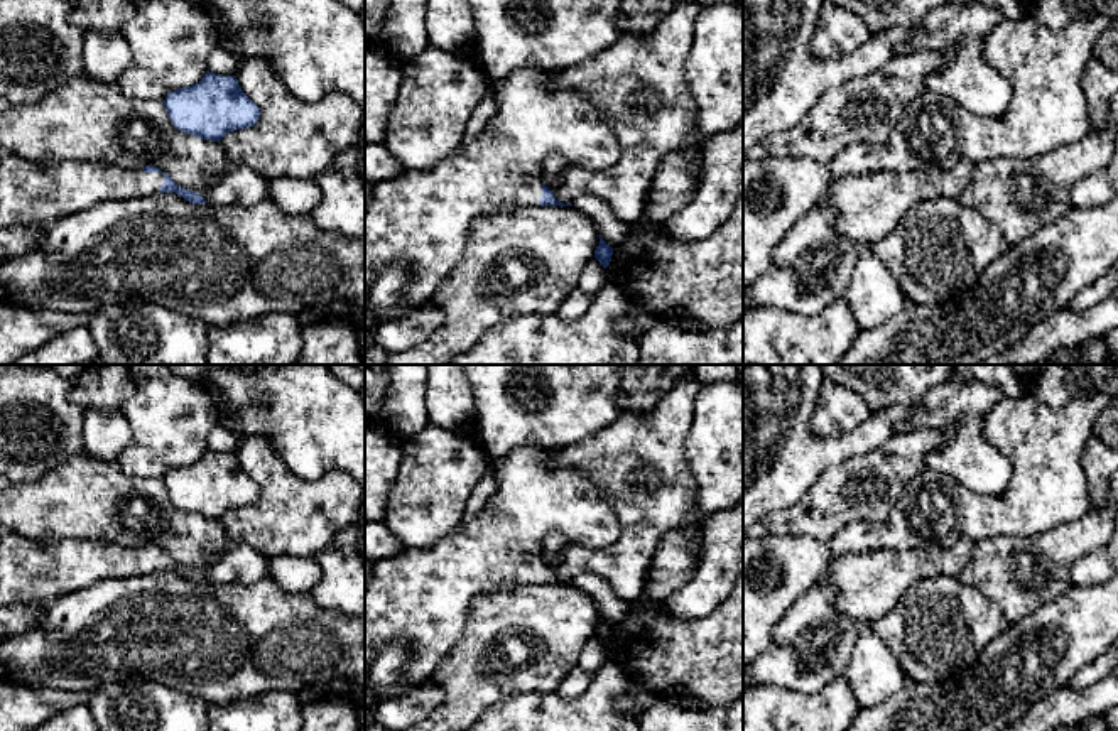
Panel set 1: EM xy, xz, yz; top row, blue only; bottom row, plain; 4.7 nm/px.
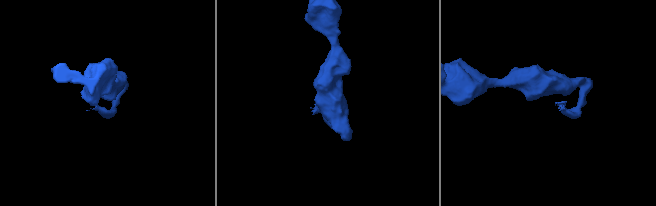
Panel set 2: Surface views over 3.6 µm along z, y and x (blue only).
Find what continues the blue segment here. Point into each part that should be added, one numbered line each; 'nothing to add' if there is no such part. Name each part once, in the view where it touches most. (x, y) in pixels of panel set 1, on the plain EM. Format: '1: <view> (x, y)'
1: xy (31, 574)

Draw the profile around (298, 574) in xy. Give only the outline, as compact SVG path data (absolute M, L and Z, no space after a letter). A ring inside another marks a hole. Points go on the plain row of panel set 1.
M279 555L269 560L269 577L289 593L311 594L321 576L314 557Z

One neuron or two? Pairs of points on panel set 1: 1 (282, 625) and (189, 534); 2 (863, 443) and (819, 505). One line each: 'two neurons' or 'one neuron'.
1: two neurons
2: two neurons

